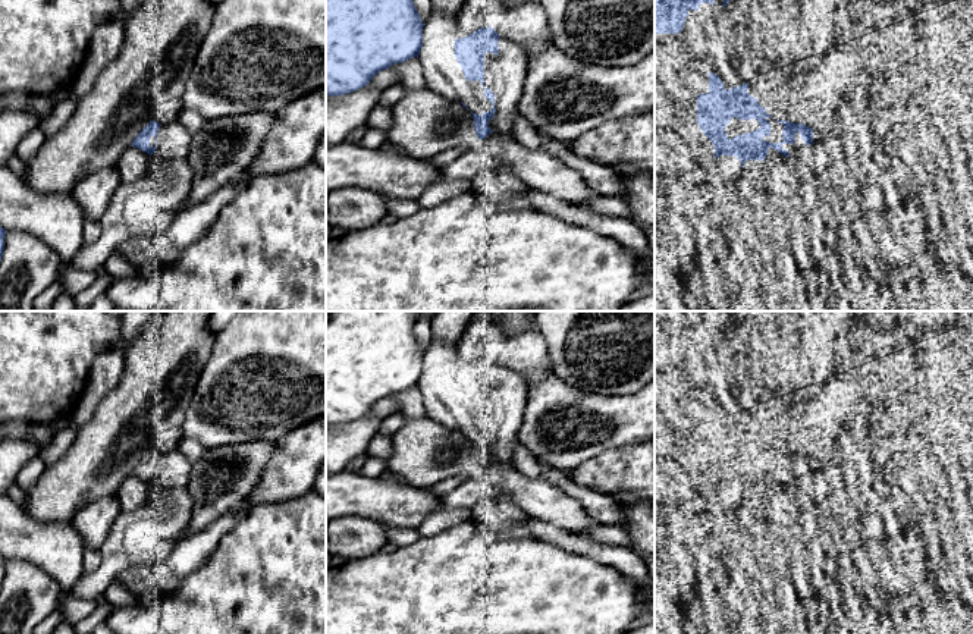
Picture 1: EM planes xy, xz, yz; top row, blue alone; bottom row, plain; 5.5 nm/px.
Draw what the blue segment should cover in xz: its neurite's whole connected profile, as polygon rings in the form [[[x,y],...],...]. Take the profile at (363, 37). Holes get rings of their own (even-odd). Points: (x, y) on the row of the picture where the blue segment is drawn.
[[[326,0],[326,95],[354,92],[380,70],[418,57],[423,28],[414,0]]]

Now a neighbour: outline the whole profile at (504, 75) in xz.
[[[499,37],[499,54],[484,56],[484,85],[495,94],[495,116],[489,128],[502,136],[512,136],[512,117],[518,109],[527,75],[524,50],[505,37]]]

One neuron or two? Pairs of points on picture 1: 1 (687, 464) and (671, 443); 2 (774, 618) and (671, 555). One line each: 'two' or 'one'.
1: one
2: one

